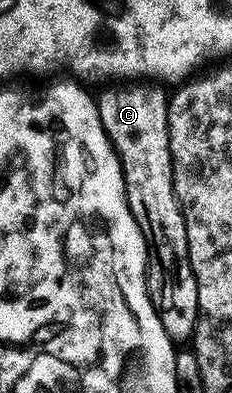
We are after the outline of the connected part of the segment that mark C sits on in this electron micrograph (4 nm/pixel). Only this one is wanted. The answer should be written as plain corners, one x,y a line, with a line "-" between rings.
155,81
124,83
127,83
124,87
107,87
103,92
98,92
101,125
115,146
123,170
127,204
147,242
147,291
155,305
157,317
172,341
190,340
199,316
197,281
189,265
185,217
173,189
167,124
169,95

